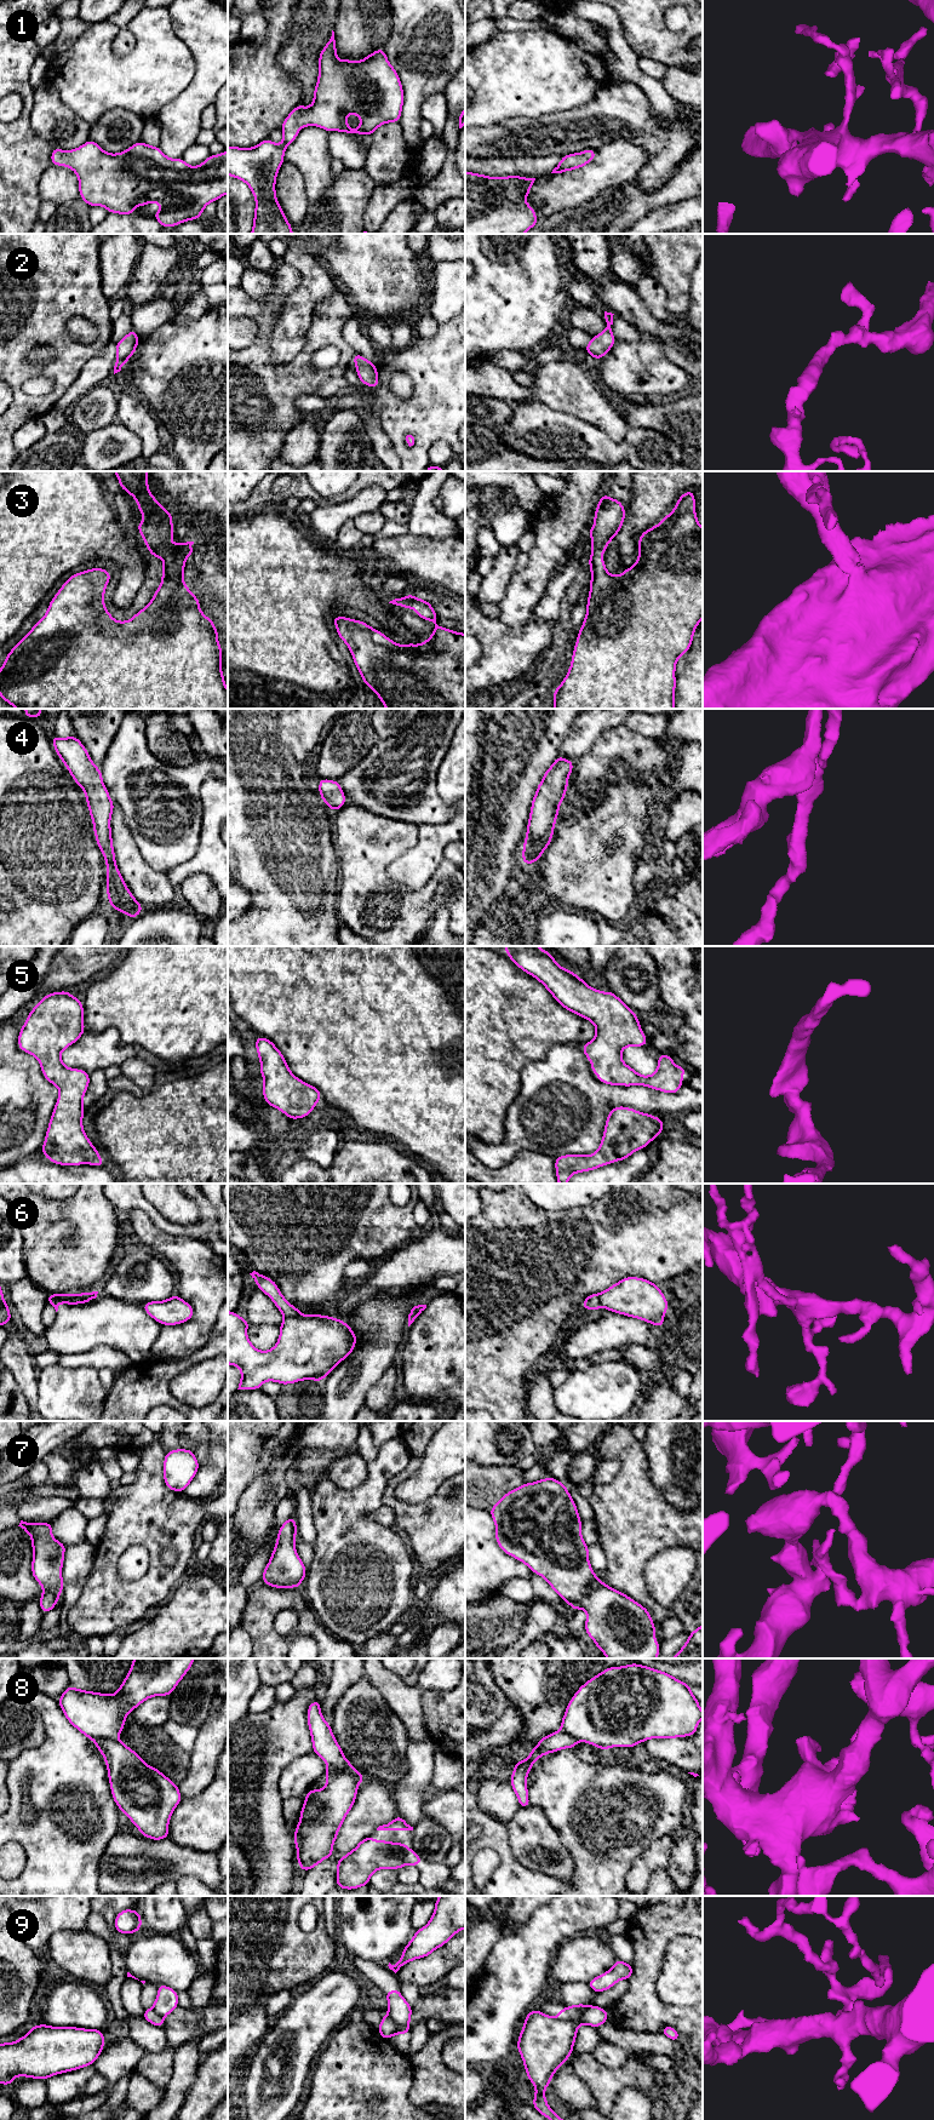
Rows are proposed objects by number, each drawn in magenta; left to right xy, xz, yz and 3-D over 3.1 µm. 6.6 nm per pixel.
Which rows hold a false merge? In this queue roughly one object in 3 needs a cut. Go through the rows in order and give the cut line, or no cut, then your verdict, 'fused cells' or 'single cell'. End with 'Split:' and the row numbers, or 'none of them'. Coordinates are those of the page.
1: cut none; single cell
2: cut none; single cell
3: cut none; single cell
4: cut none; single cell
5: cut none; single cell
6: cut xy (47, 1295), (50, 1299), (59, 1299), (62, 1301); fused cells
7: cut none; single cell
8: cut none; single cell
9: cut yz (590, 2006), (576, 2020), (556, 2018); fused cells
Split: 6, 9

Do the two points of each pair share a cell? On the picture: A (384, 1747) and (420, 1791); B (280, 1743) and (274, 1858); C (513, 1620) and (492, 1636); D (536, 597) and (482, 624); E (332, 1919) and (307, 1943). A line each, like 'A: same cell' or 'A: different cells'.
A: different cells
B: same cell
C: same cell
D: different cells
E: different cells

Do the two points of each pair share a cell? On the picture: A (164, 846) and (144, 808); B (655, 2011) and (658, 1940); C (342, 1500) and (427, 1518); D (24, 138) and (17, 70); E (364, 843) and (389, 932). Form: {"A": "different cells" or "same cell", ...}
{"A": "same cell", "B": "same cell", "C": "different cells", "D": "same cell", "E": "same cell"}

